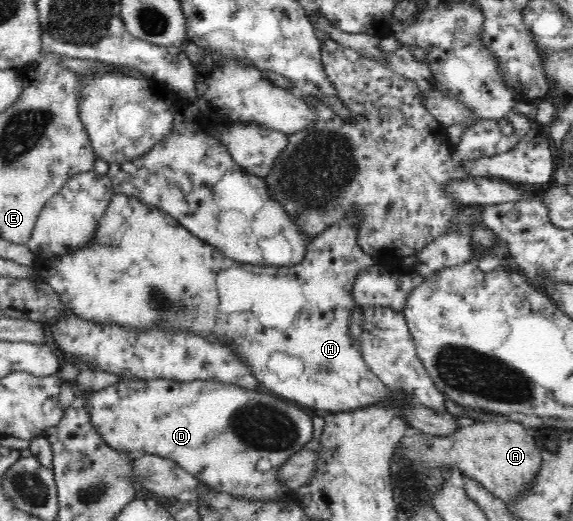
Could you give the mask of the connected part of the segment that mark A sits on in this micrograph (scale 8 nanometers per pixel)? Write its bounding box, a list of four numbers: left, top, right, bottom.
[396,410,542,505]

